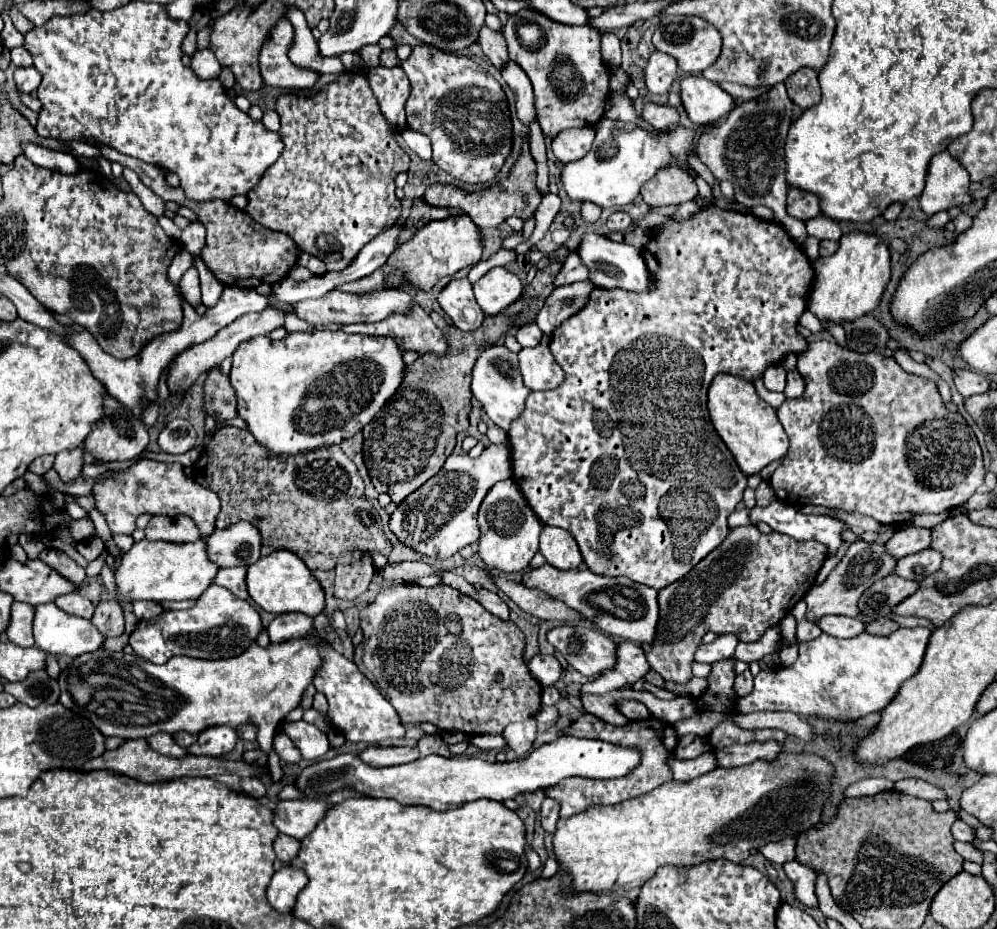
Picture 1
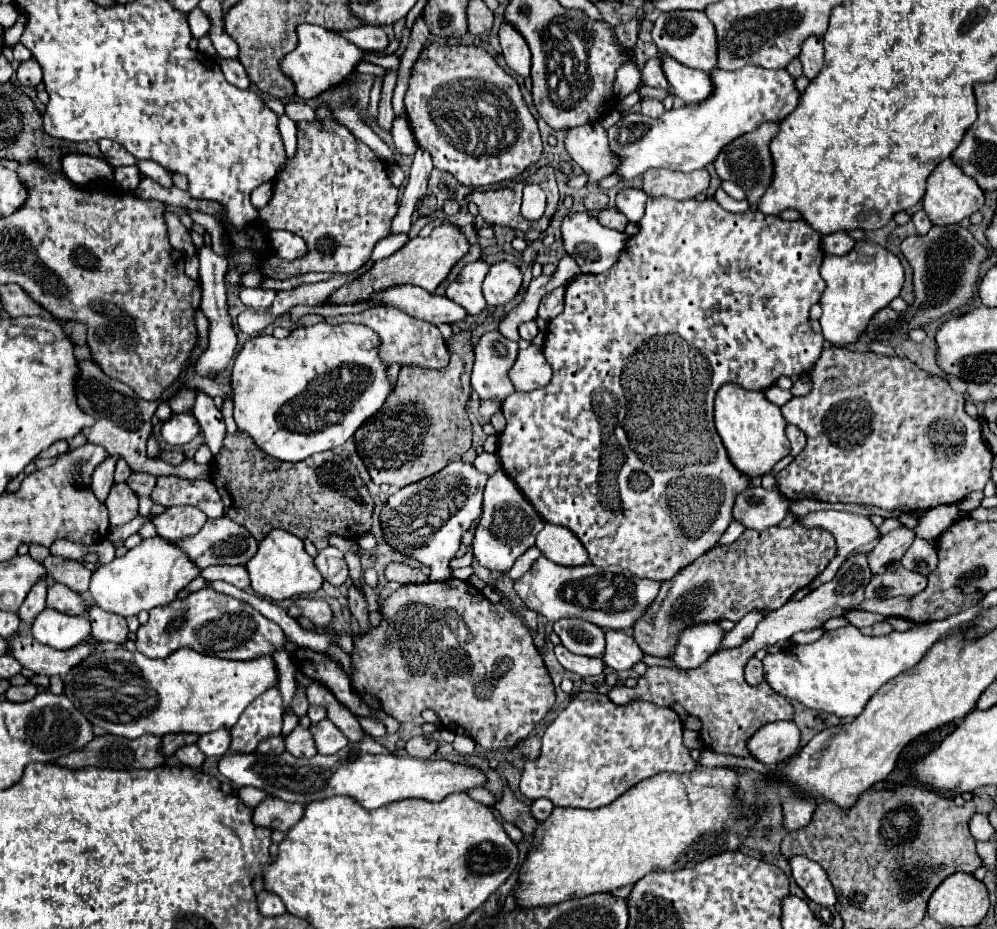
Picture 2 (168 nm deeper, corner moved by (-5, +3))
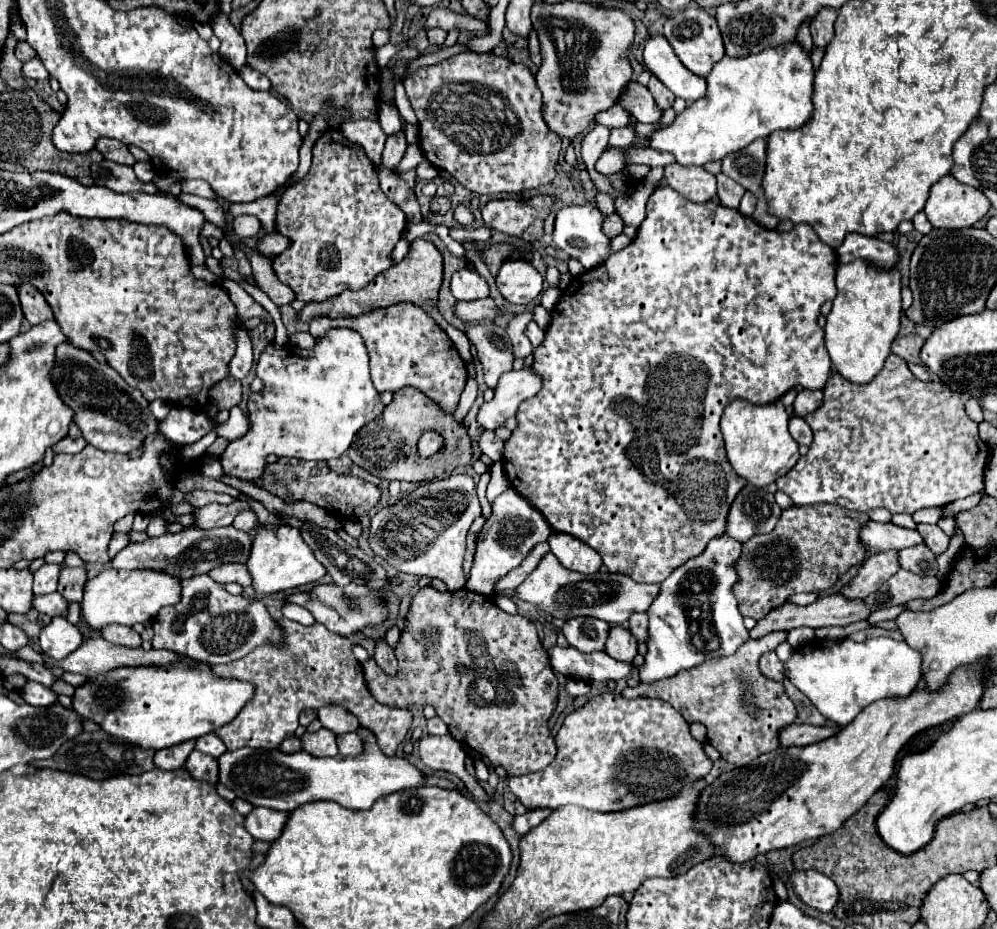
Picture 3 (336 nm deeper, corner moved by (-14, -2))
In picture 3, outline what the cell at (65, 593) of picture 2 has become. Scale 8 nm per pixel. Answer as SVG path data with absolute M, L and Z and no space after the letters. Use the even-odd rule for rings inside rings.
M48 593L48 595L34 595L32 597L32 607L38 613L44 613L48 617L58 617L58 615L66 615L66 607L68 601L64 601L64 597L60 597L60 593Z

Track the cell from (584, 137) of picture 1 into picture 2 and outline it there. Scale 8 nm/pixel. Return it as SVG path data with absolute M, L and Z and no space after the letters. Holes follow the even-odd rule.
M583 124L579 128L569 128L565 136L565 148L573 162L589 174L587 186L597 184L599 180L613 172L617 164L615 156L611 156L607 132L605 128L595 124Z

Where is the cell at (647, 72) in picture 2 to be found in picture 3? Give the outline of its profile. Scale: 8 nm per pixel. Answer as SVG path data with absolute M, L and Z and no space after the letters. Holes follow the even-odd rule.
M654 75L650 77L648 89L650 89L650 93L652 93L652 97L654 97L654 101L656 101L656 105L658 105L660 111L666 111L668 107L672 107L672 103L674 103L672 91L666 89L666 85L660 83L660 79L656 79Z

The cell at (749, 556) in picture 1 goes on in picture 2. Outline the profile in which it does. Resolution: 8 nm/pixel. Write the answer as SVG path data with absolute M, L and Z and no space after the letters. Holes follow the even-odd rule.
M791 524L789 528L773 526L759 532L745 530L739 536L739 540L727 546L711 548L709 552L699 556L699 560L679 570L671 580L663 582L651 608L633 626L633 638L645 654L667 658L671 656L671 648L675 648L675 636L679 636L679 632L683 632L687 624L705 624L705 622L709 624L719 620L739 622L751 610L763 610L763 612L777 610L785 602L789 602L797 590L805 588L815 576L819 576L833 556L835 556L835 538L825 530L805 530L799 524Z

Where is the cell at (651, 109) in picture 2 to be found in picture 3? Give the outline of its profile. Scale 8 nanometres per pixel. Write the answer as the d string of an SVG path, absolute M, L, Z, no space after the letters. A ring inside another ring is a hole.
M630 81L624 87L624 93L620 93L618 103L640 123L656 123L662 117L662 111L656 107L654 97L638 81Z

